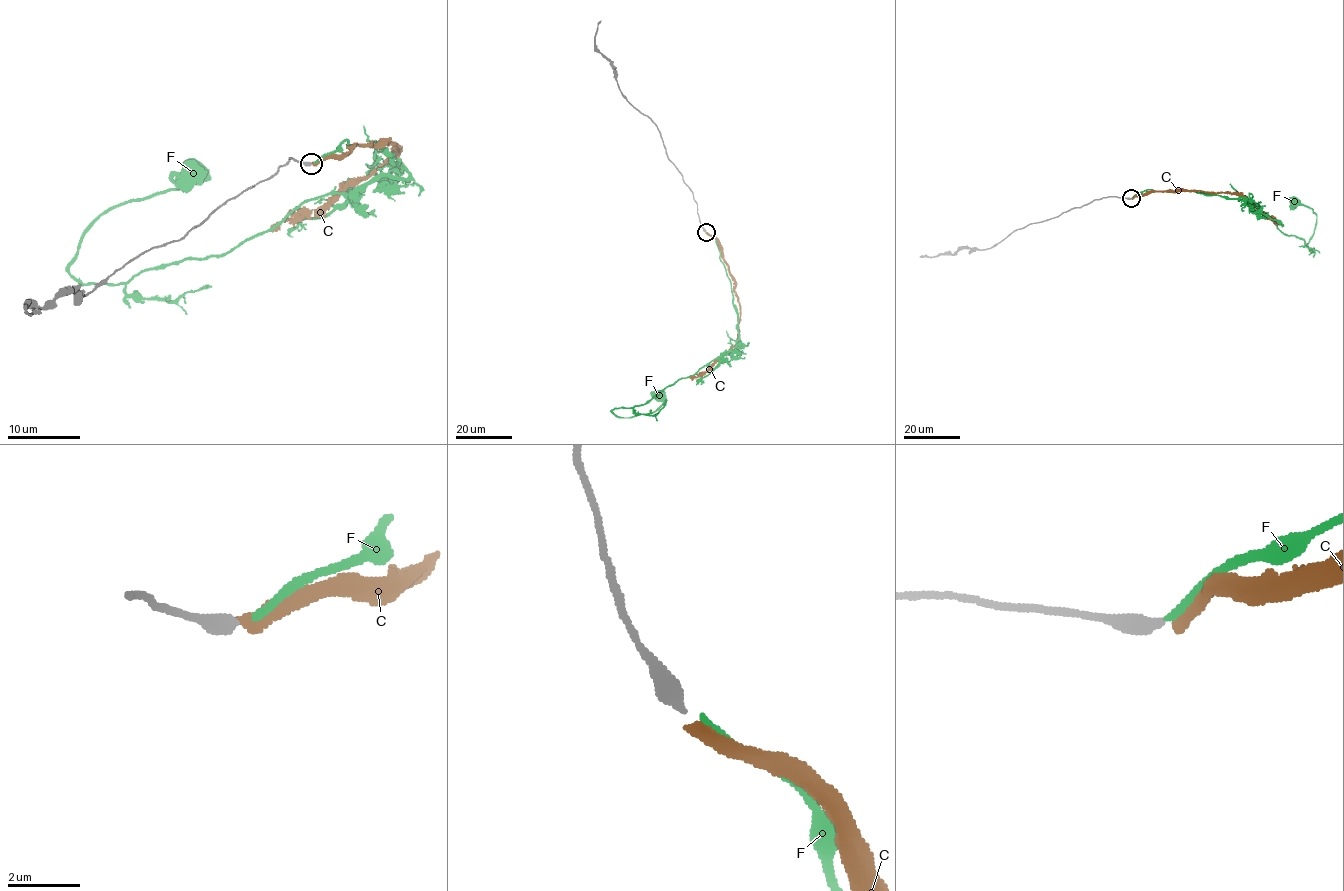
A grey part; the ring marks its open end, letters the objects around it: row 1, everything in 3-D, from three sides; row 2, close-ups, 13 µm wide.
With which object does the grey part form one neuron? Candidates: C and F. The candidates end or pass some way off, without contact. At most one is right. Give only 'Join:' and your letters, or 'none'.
Join: F

